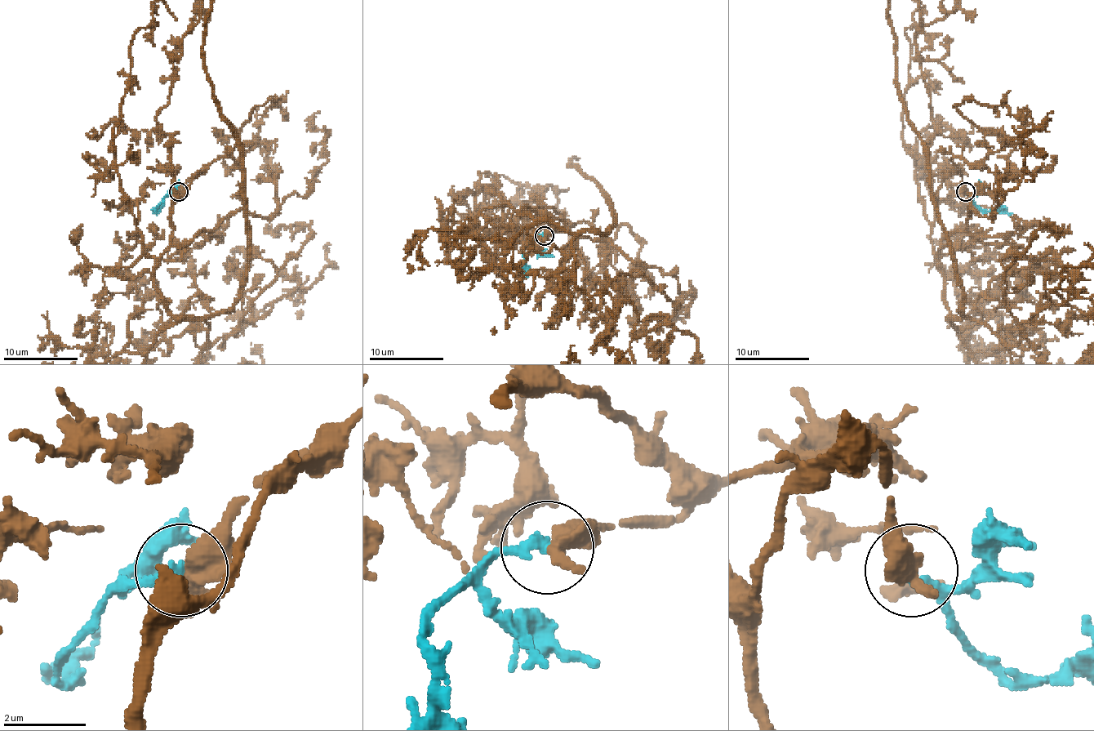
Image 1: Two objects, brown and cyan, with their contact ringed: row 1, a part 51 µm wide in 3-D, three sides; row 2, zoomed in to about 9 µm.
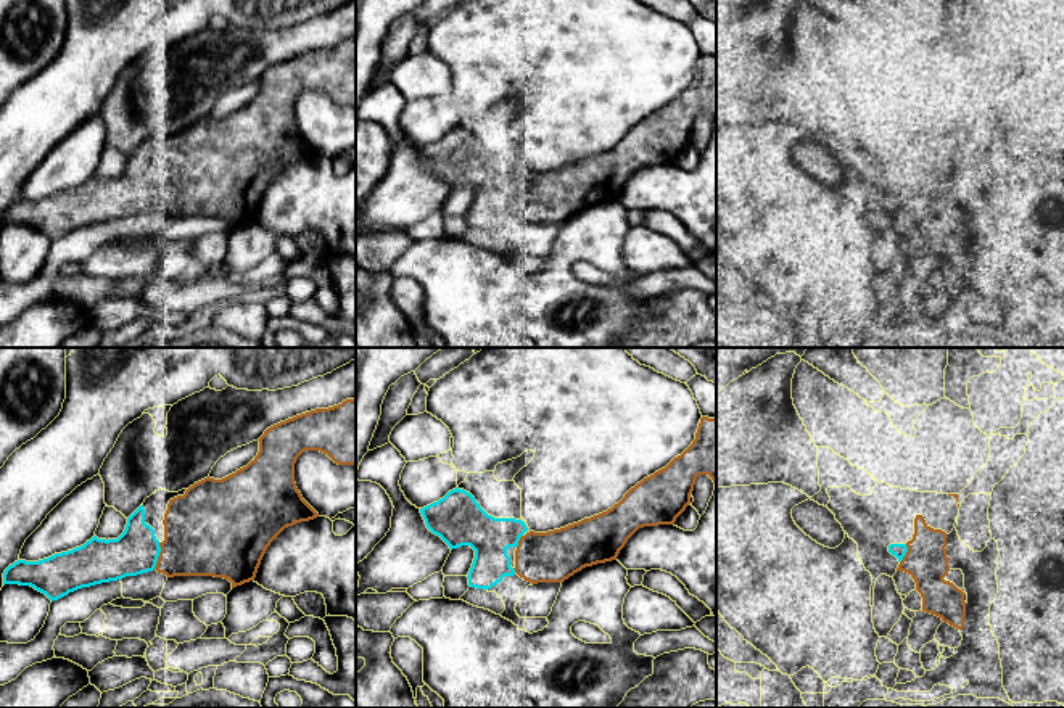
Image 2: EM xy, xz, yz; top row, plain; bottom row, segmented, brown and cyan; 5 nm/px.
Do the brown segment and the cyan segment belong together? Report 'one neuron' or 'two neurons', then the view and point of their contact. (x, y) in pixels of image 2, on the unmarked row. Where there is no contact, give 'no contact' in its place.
one neuron | xy (160, 195)

